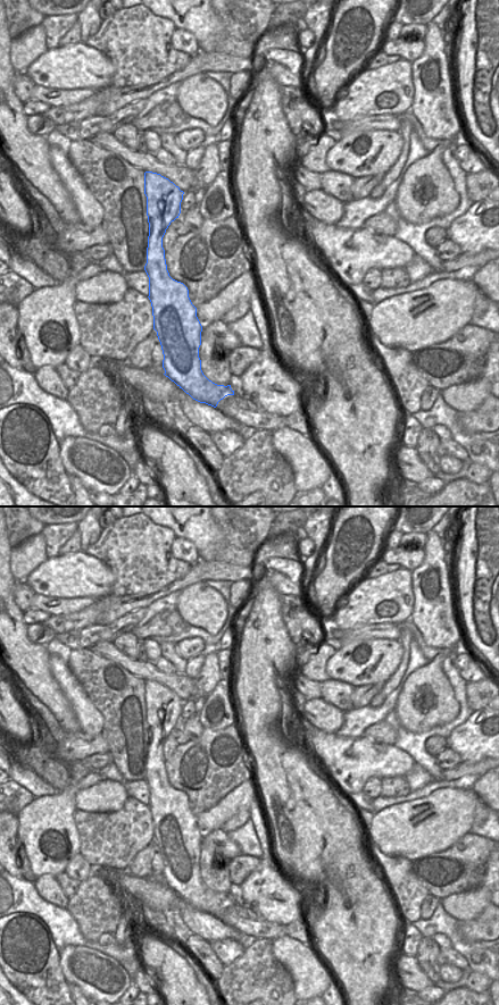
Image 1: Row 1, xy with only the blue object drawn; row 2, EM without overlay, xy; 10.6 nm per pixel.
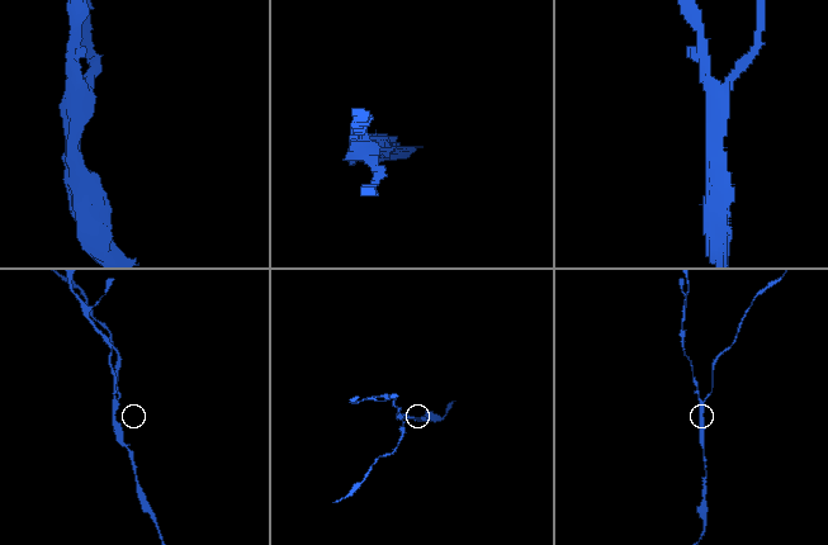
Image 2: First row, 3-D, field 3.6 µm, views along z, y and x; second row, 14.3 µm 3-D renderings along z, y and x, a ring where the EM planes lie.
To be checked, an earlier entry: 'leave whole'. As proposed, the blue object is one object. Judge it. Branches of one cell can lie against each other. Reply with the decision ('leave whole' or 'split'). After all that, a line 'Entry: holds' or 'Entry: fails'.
leave whole
Entry: holds

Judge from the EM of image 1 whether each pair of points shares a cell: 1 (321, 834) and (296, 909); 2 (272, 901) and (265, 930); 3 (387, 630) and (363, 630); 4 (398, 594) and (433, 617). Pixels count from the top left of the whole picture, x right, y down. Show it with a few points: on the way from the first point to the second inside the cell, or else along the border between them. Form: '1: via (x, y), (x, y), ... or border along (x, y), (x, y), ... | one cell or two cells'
1: border along (280, 870), (291, 876), (310, 880), (318, 887) | two cells
2: border along (244, 905), (264, 919), (284, 926) | two cells
3: via (381, 630), (368, 630) | one cell
4: border along (412, 577), (414, 603), (409, 620) | two cells

